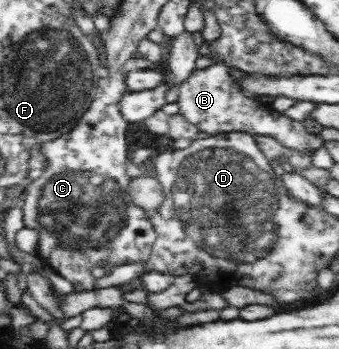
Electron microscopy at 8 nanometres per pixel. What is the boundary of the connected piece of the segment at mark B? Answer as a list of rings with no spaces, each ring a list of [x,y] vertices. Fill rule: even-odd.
[[[221,63],[196,68],[195,73],[181,82],[177,103],[184,118],[208,135],[228,130],[239,130],[254,136],[269,135],[297,152],[313,153],[323,146],[323,138],[309,132],[304,122],[295,121],[285,113],[273,110],[271,104],[267,105],[235,86],[230,69]]]

